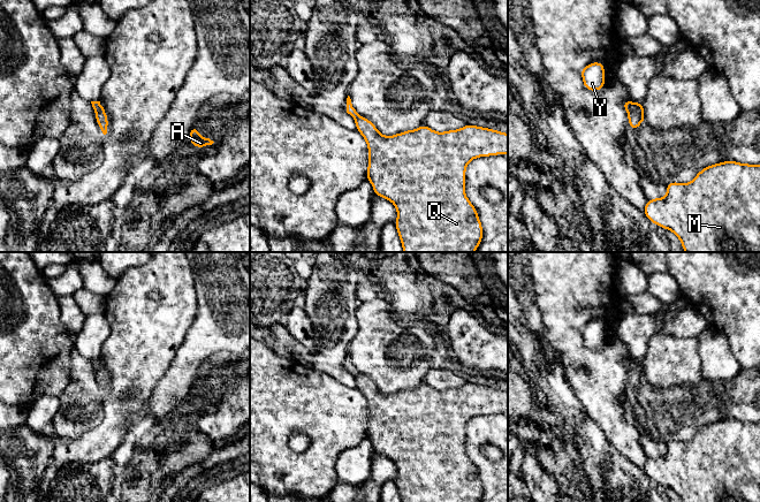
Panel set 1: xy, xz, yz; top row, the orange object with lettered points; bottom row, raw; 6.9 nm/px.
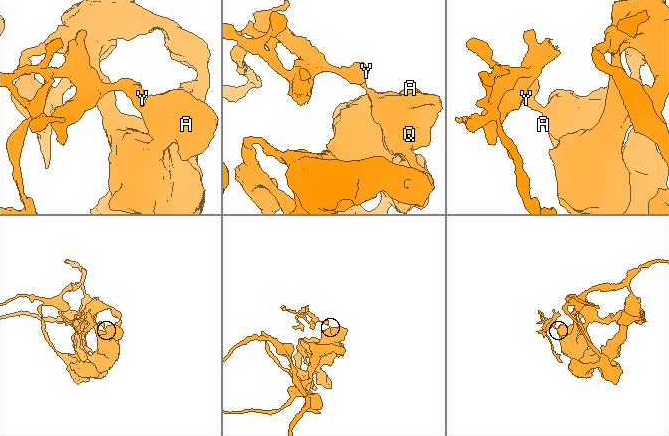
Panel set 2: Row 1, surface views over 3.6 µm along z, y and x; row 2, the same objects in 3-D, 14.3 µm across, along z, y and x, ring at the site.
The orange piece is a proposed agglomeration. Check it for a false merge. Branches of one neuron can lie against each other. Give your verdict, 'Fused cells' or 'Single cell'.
Fused cells

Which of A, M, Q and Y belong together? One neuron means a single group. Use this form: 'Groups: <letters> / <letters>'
Groups: A M Q / Y

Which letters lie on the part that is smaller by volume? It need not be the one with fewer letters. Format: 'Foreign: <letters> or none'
Foreign: Y

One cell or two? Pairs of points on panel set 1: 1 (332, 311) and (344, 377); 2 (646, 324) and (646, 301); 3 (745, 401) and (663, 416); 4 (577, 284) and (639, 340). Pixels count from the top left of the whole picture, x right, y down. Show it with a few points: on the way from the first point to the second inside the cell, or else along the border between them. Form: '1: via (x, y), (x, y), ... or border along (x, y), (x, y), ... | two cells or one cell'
1: via (332, 327), (333, 360) | one cell
2: border along (670, 302), (664, 303), (655, 312), (623, 316) | two cells
3: via (724, 401), (709, 401), (684, 410) | one cell
4: border along (622, 316), (616, 324), (616, 335), (625, 347) | two cells

